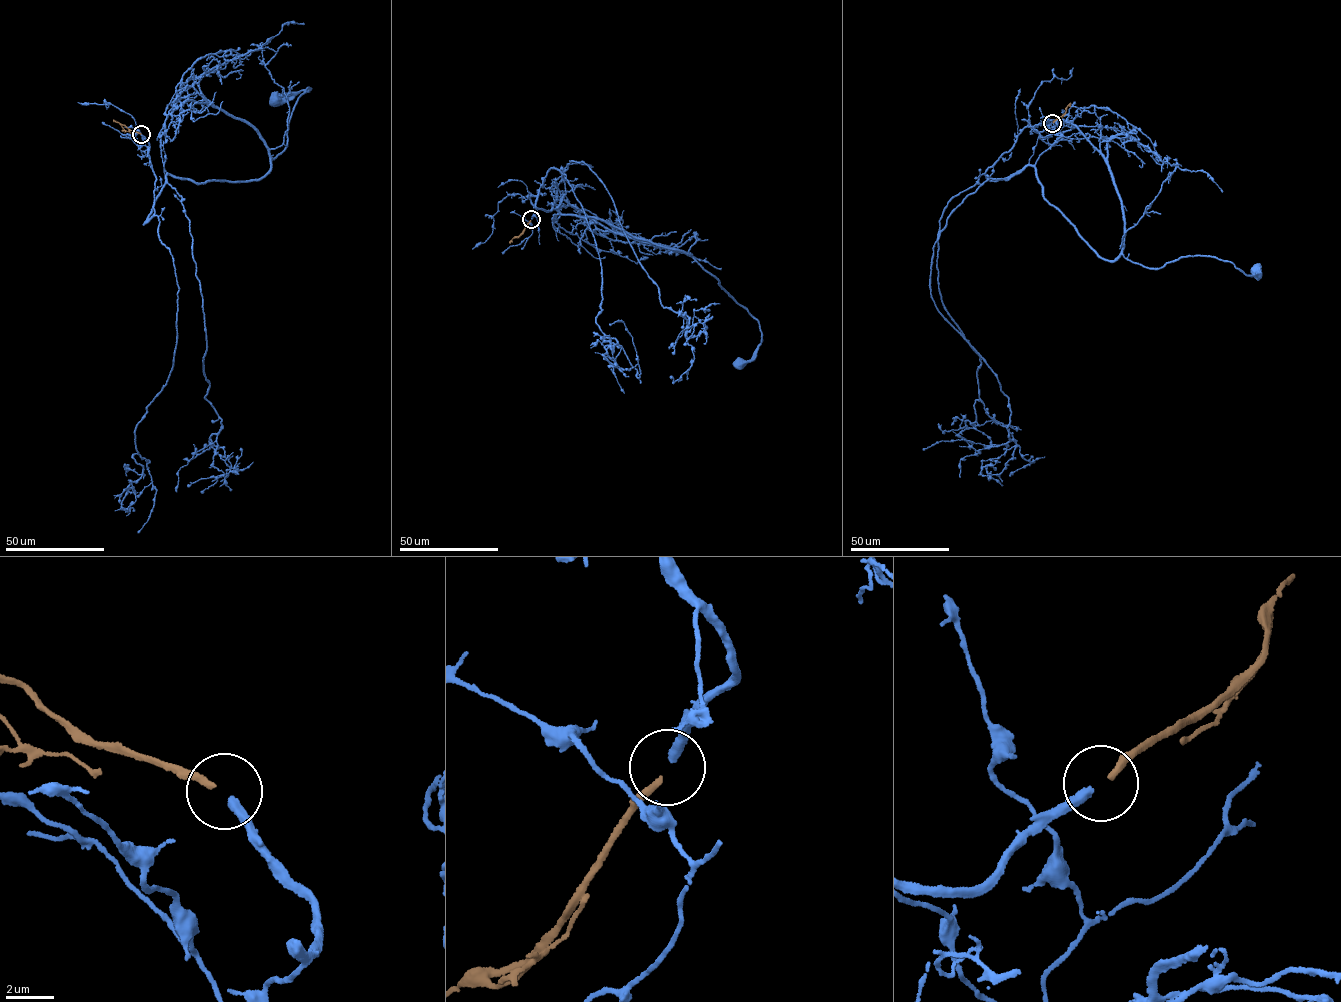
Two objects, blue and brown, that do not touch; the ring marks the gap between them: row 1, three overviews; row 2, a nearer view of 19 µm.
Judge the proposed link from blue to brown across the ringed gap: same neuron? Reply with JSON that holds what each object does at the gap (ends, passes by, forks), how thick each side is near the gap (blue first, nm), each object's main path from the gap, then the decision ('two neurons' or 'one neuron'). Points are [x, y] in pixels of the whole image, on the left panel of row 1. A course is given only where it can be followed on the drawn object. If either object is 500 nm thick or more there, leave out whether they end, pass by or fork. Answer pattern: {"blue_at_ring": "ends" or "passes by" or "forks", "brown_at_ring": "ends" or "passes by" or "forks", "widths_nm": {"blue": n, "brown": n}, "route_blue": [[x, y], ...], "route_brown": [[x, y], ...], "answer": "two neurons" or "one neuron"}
{"blue_at_ring": "ends", "brown_at_ring": "ends", "widths_nm": {"blue": 360, "brown": 260}, "route_blue": [[142, 134], [156, 180], [154, 215], [144, 224], [168, 174], [198, 182], [264, 176], [311, 88], [273, 100]], "route_brown": [[141, 134], [121, 125], [131, 132]], "answer": "two neurons"}

